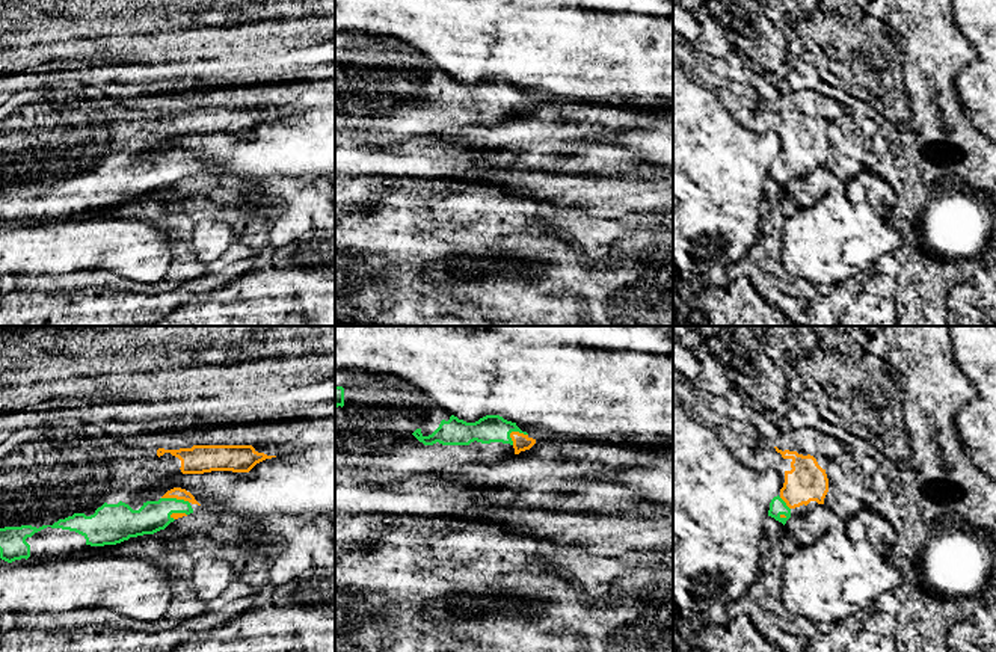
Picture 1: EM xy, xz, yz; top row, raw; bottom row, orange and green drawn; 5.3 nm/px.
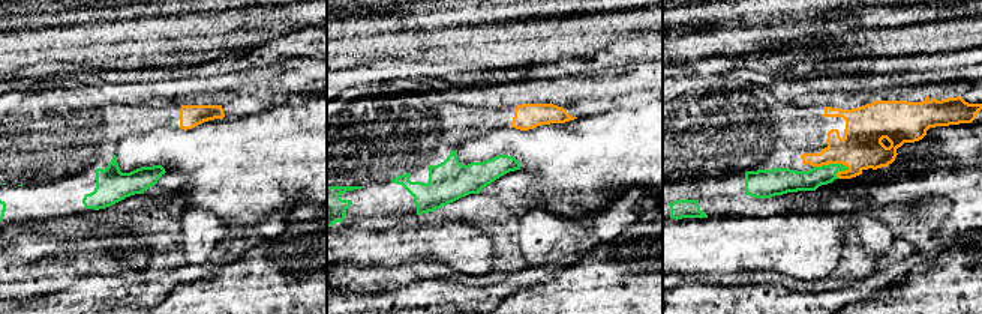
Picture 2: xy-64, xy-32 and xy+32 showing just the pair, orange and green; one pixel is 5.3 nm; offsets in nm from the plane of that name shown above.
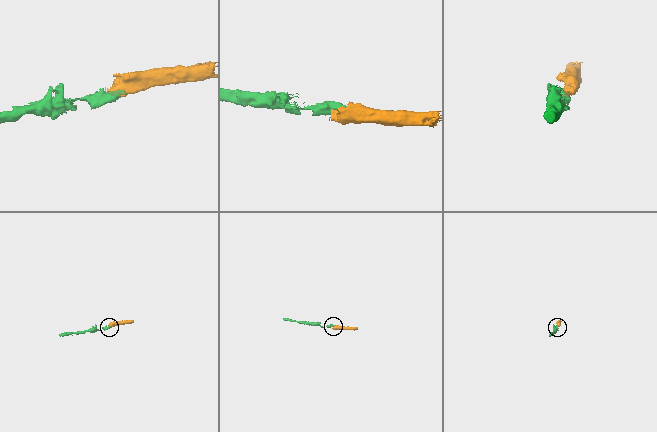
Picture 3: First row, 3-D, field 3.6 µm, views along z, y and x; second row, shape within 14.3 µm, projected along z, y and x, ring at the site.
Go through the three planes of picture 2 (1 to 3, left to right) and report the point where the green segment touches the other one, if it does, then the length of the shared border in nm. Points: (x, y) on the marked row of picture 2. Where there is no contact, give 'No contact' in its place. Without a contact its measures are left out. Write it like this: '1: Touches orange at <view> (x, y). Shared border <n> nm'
1: No contact
2: No contact
3: Touches orange at xy+32 (832, 163). Shared border 190 nm

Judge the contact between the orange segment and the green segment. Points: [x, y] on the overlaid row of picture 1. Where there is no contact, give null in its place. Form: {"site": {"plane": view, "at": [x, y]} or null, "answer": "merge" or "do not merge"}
{"site": {"plane": "xz", "at": [513, 432]}, "answer": "merge"}

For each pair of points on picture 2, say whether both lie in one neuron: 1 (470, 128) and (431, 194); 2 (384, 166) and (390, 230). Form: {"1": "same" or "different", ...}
{"1": "same", "2": "different"}

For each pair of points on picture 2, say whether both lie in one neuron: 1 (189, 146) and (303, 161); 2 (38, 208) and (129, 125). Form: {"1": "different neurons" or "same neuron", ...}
{"1": "same neuron", "2": "same neuron"}

